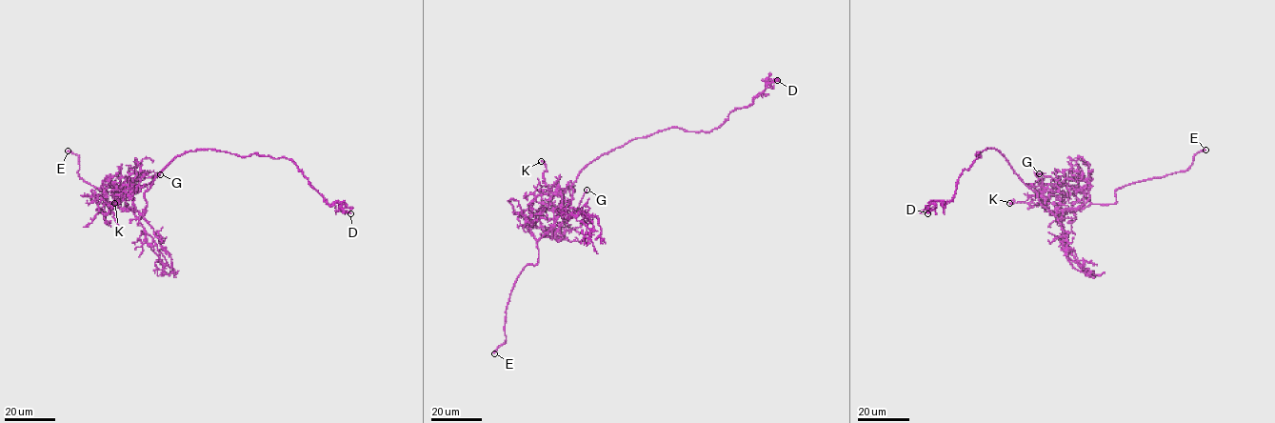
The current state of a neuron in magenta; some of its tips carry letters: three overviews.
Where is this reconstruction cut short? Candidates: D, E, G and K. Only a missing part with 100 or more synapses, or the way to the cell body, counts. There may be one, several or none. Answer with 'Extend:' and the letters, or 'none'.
Extend: E

